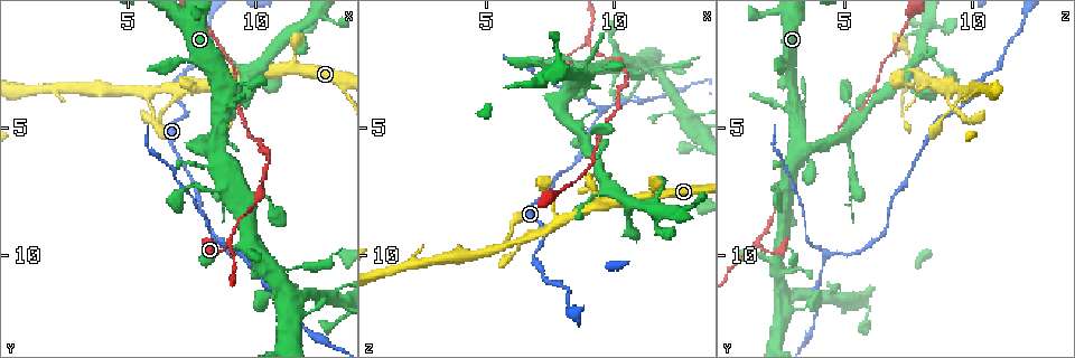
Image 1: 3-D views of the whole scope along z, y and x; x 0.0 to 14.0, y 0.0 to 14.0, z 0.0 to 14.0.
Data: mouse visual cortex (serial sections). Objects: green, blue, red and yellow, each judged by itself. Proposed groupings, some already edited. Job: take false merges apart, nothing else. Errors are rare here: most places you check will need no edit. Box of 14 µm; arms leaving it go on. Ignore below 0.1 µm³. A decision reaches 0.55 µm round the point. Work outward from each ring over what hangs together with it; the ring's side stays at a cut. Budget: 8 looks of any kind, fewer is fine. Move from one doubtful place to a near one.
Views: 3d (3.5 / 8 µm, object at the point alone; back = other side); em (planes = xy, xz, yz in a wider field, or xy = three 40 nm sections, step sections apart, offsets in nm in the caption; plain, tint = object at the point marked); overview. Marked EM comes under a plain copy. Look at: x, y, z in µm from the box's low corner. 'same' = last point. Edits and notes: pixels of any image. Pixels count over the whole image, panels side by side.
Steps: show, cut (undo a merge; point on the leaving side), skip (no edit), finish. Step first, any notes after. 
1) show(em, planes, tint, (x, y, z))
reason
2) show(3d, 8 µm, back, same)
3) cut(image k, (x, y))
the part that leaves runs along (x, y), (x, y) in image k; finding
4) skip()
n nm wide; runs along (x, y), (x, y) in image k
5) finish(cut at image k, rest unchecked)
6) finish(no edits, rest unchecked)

show(em, xy, step 3, tint, (8.5, 5.4, 5.0))
three-way junction

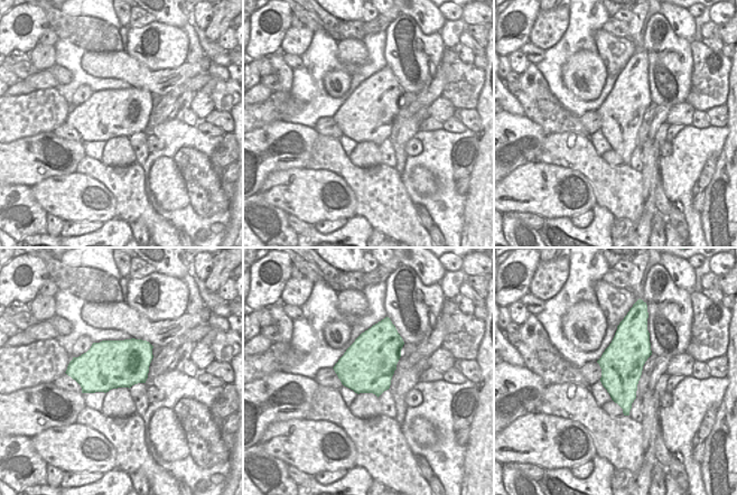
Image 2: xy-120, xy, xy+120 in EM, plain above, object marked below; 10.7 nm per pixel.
show(3d, 3.5 µm, same)
see where the arms go

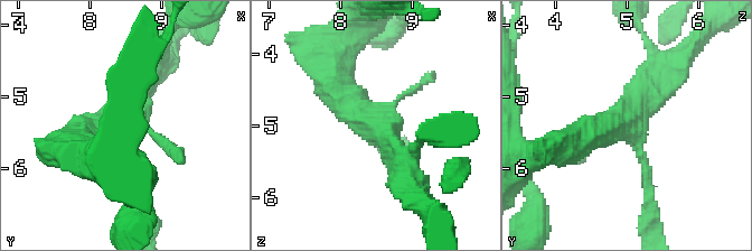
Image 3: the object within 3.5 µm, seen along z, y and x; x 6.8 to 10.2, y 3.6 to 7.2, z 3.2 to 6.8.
skip()
runs along (573, 142), (617, 126), (670, 66) in image 3; all the same cell

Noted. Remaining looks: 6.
show(3d, 3.5 µm, (9.4, 9.9, 4.4))
sharp bend

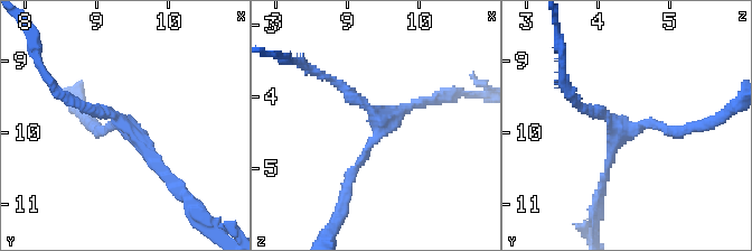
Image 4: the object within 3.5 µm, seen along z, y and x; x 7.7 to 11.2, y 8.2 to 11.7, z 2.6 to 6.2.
show(em, xy, step 1, tint, (9.45, 9.90, 4.50))
3 arms; arms of 150, 150, 150 nm

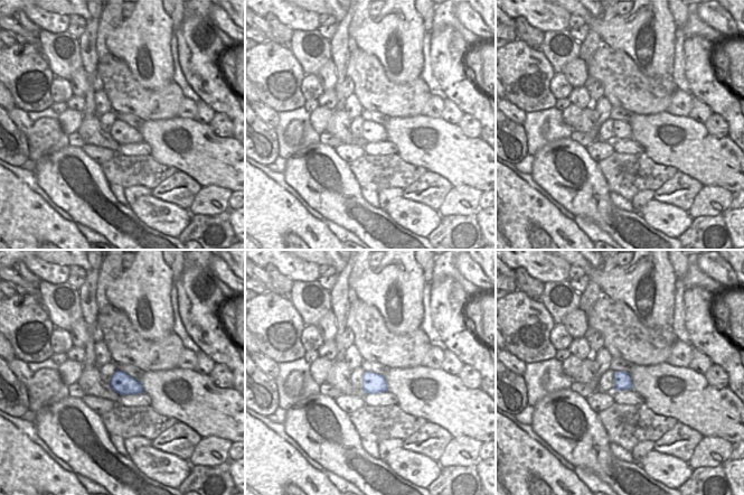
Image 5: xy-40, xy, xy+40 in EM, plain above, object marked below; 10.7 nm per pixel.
skip()
runs along (347, 193), (388, 115), (419, 103) in image 4; all the same cell

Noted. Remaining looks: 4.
show(3d, 3.5 µm, (9.0, 9.6, 1.7))
sharp bend

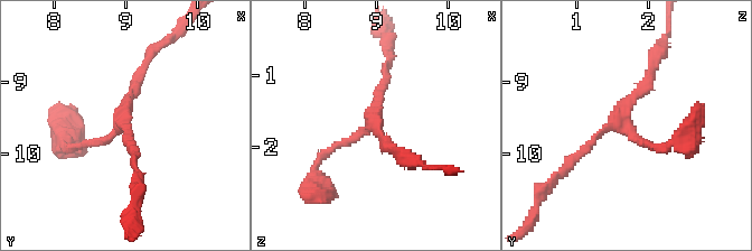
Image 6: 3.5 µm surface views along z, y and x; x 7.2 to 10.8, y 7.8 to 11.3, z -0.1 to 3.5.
skip()
runs along (66, 147), (104, 140), (121, 123), (146, 65) in image 6; continuous, no second cell

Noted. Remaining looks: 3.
show(3d, 3.5 µm, (5.9, 3.6, 9.6))
sharp bend

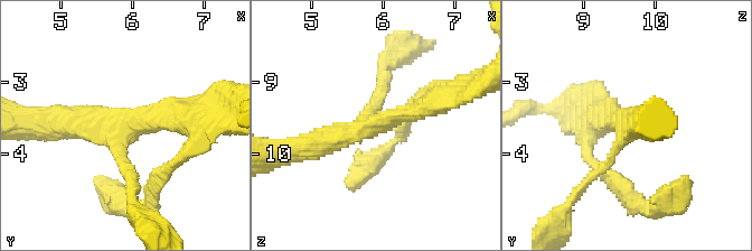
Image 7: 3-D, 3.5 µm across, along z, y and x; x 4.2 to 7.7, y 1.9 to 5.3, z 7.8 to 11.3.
show(em, xy, step 1, tint, (5.90, 3.55, 9.55))
3 arms; arms of 150, 350, 350 nm

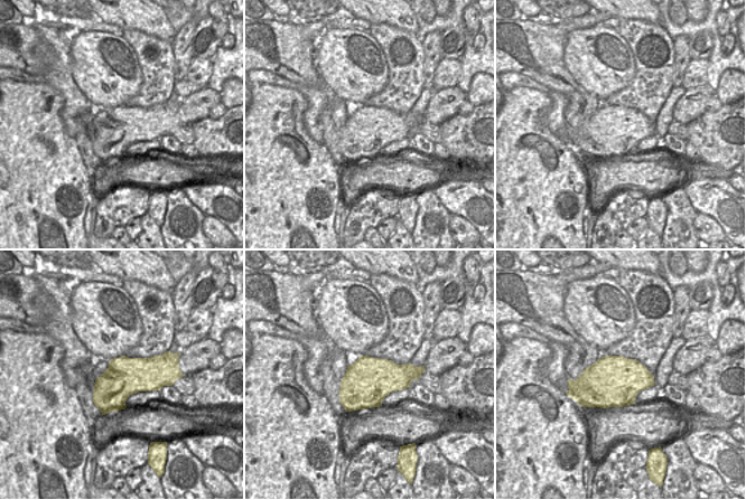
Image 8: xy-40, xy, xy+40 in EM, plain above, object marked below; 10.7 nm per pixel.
skip()
500 nm wide; runs along (447, 98), (306, 147) in image 7; continuous, no second cell

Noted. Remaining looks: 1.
finish(no edits, rest unchecked)

